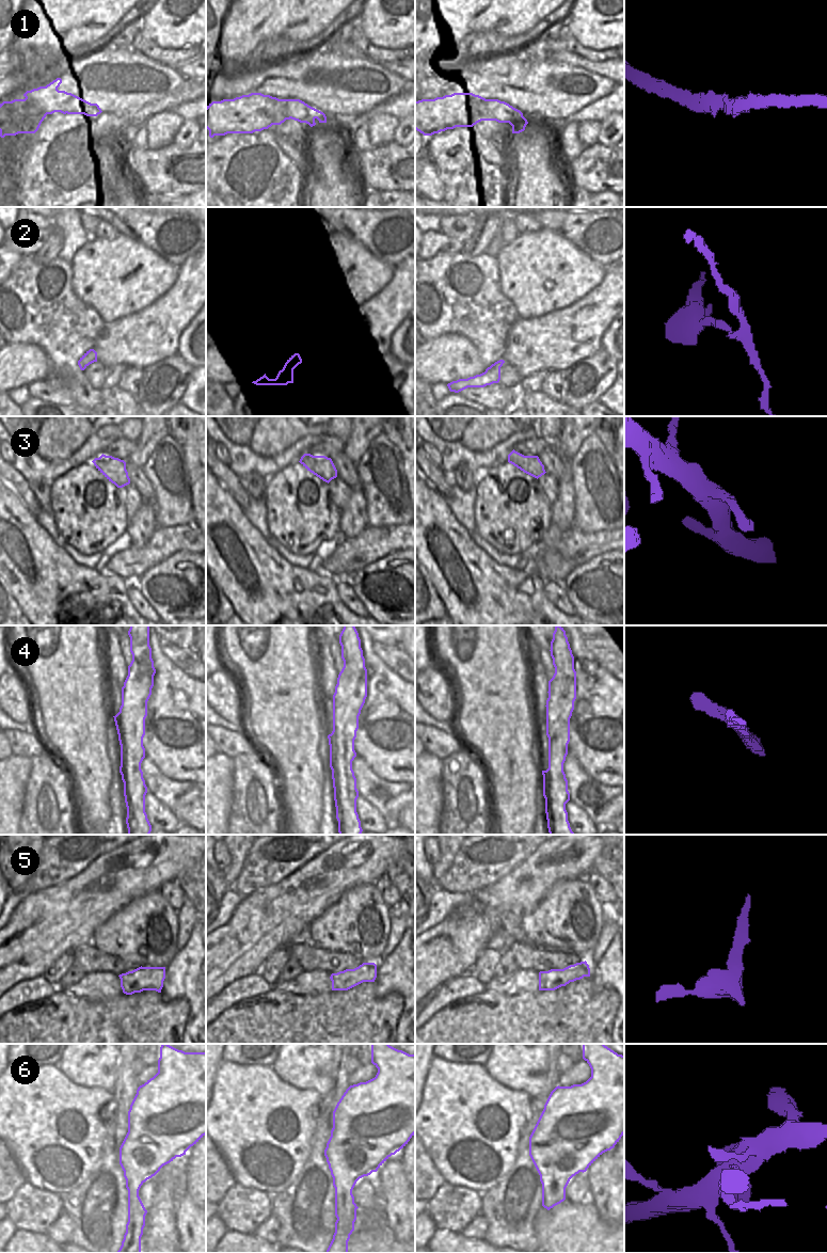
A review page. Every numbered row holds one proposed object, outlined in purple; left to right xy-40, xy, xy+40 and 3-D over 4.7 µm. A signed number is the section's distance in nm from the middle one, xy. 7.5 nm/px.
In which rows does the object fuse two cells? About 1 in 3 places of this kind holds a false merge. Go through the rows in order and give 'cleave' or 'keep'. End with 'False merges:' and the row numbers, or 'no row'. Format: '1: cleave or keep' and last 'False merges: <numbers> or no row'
1: keep
2: keep
3: keep
4: keep
5: cleave
6: keep
False merges: 5

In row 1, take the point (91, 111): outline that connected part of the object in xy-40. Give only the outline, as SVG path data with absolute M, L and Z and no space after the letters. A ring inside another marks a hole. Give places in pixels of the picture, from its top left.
M57 78L46 86L27 91L25 99L0 104L0 137L35 133L46 115L54 112L86 116L97 116L102 112L97 104L59 91L61 83L62 79Z

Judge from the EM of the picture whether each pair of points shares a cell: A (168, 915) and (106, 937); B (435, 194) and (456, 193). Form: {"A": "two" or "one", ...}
{"A": "one", "B": "two"}

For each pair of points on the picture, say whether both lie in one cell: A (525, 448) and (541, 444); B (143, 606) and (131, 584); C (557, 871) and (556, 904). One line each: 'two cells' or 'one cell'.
A: one cell
B: one cell
C: two cells

